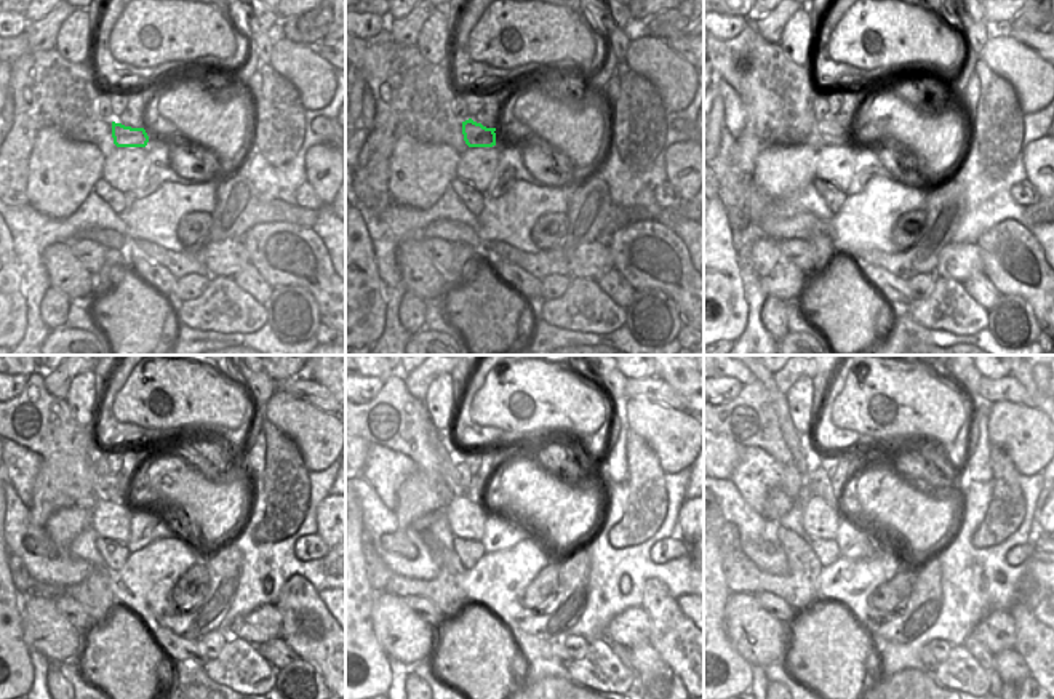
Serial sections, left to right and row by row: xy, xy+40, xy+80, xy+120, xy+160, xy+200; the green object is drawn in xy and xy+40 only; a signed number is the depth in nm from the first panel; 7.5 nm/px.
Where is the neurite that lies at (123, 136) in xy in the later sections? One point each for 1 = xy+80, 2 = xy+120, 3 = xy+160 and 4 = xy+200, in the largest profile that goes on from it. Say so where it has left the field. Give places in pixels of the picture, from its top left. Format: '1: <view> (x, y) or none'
1: xy+80 (830, 131)
2: xy+120 (106, 488)
3: xy+160 (448, 459)
4: xy+200 (803, 459)

